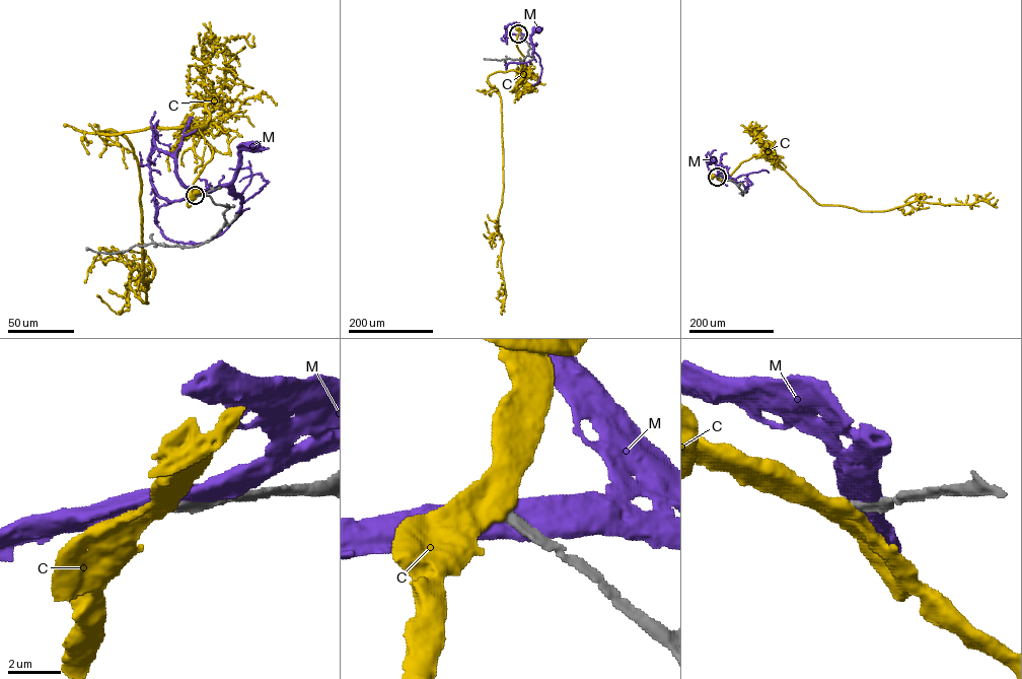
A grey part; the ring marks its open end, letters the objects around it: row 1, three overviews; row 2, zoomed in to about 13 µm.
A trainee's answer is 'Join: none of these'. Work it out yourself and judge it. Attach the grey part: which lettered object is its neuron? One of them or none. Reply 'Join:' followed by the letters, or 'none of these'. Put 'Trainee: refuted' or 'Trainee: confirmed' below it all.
Join: none of these
Trainee: confirmed

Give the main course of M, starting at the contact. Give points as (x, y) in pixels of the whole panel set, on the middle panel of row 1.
M: (519, 35), (530, 35), (534, 29)

